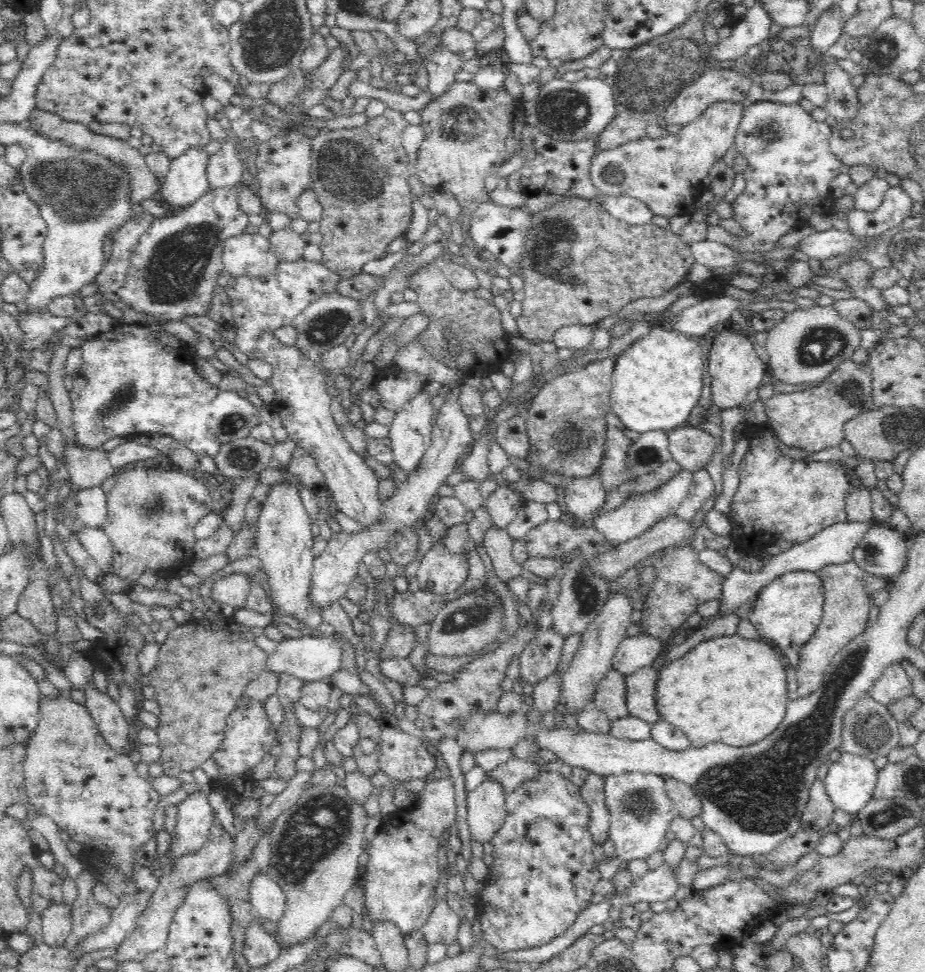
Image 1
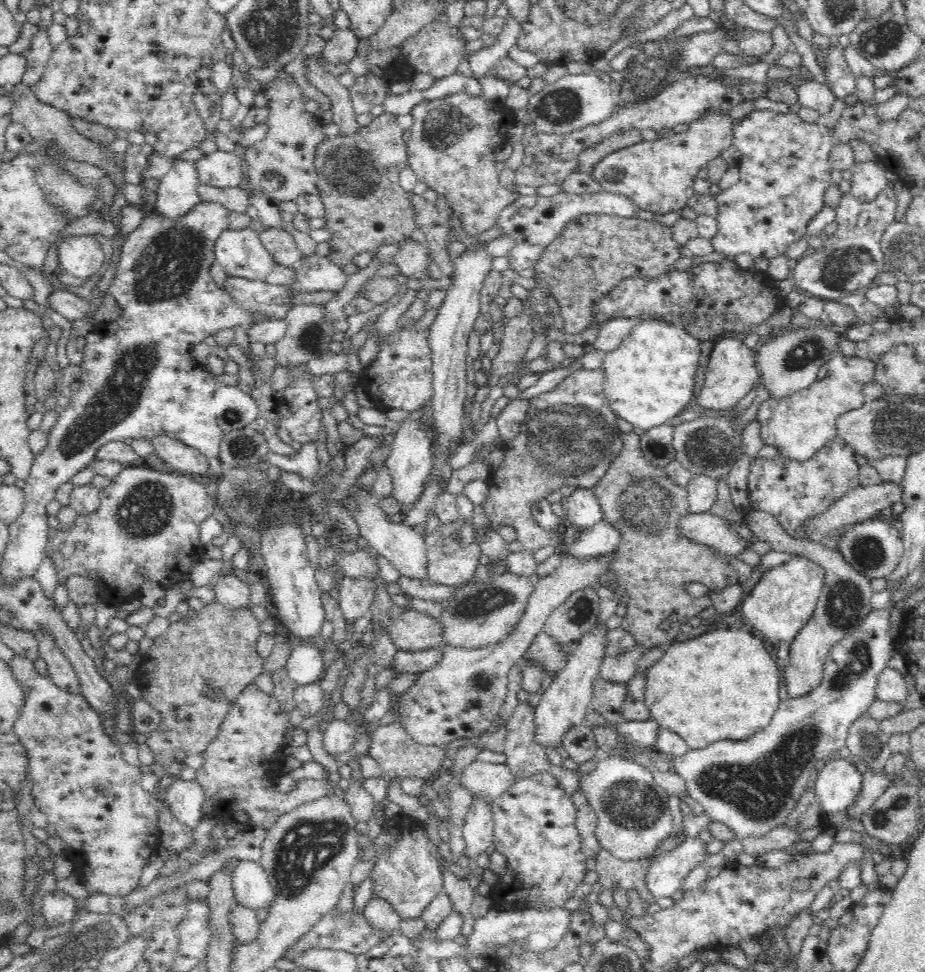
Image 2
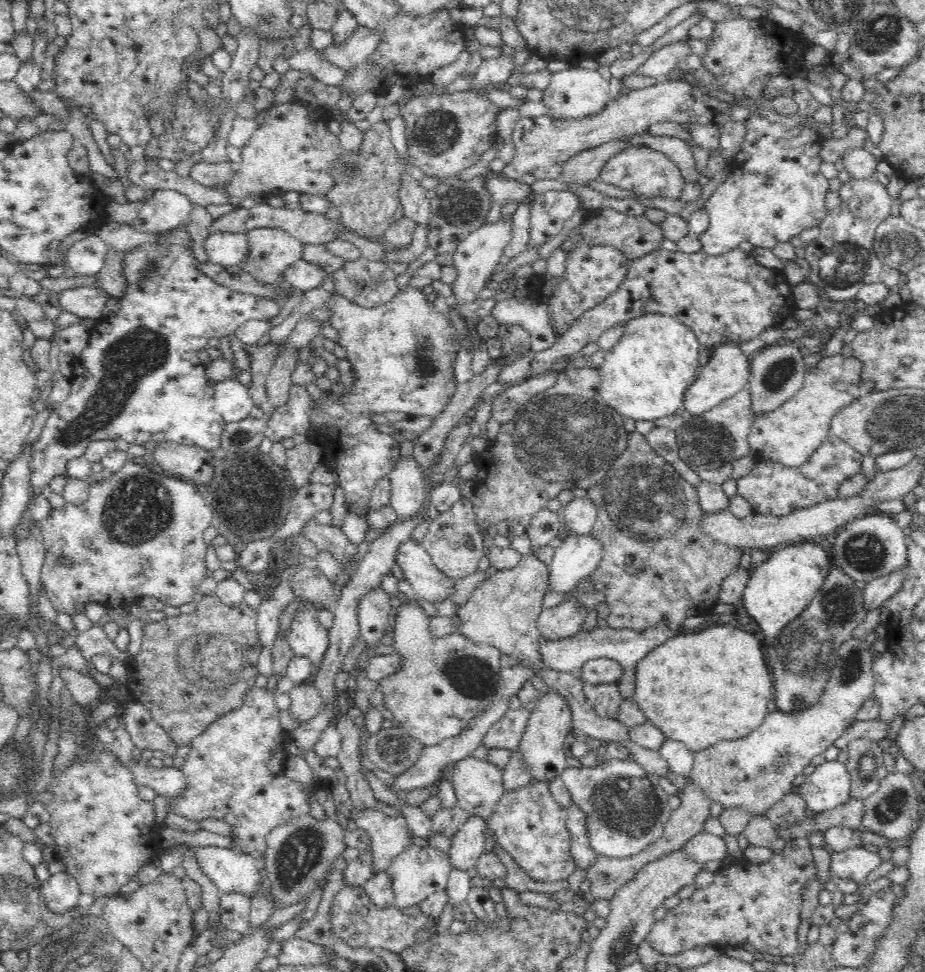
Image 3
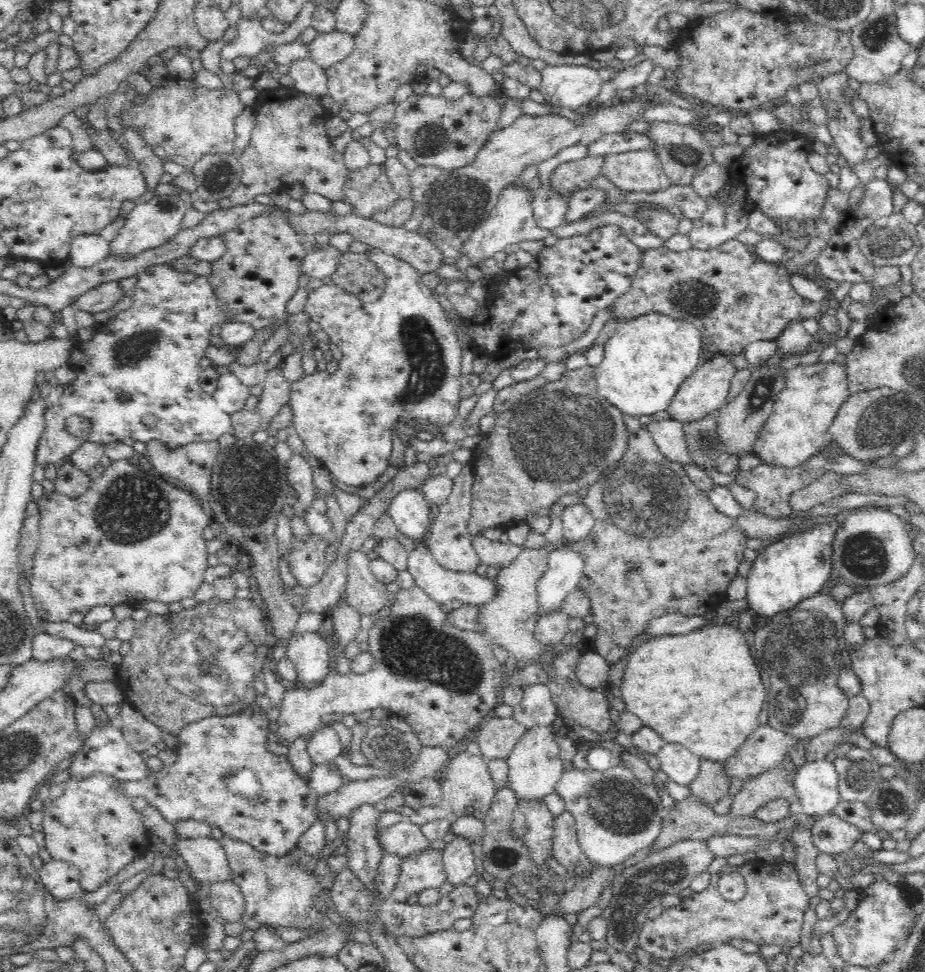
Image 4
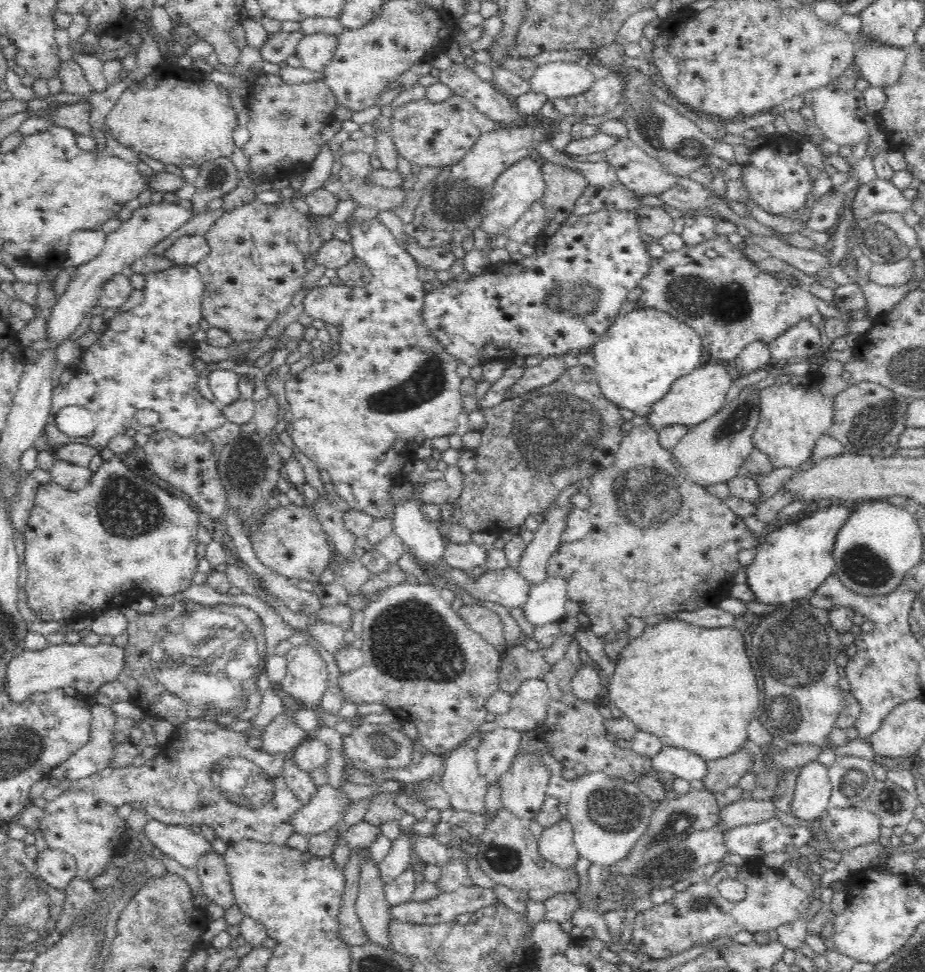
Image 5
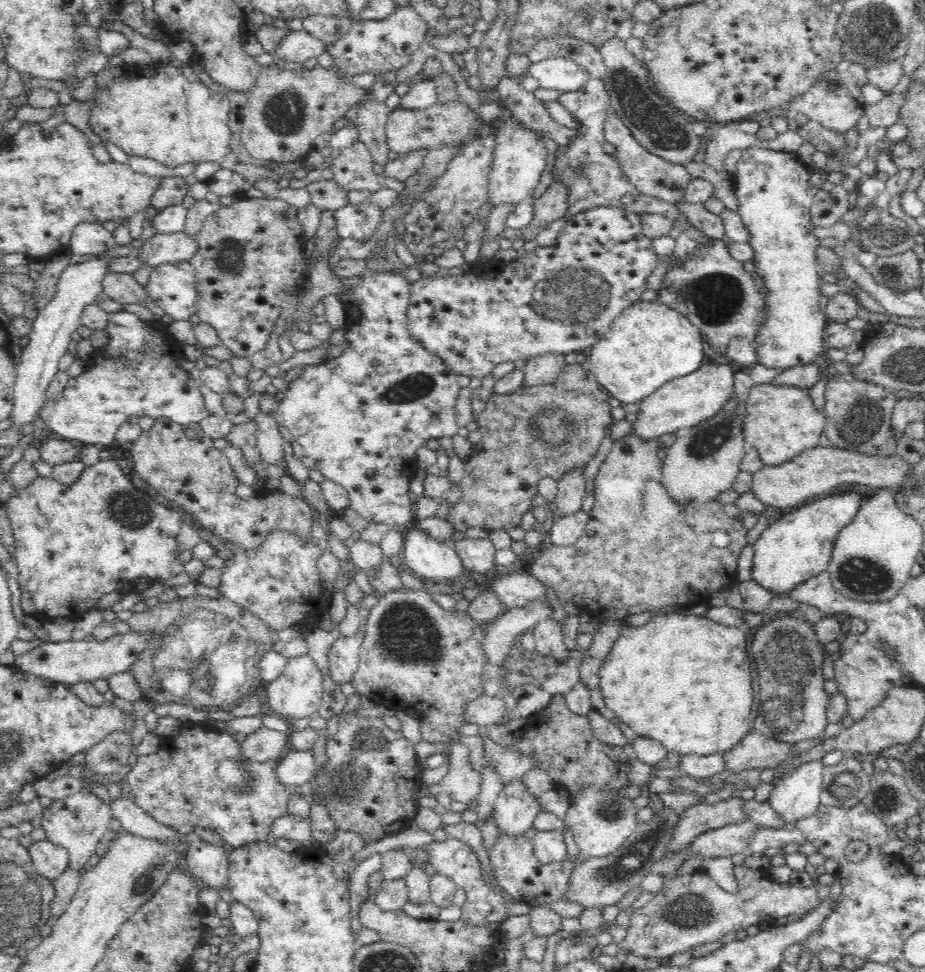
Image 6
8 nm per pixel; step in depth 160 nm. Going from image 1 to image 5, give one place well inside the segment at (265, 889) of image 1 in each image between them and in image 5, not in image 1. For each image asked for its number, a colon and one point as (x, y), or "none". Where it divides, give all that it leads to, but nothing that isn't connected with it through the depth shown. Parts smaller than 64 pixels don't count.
2: (249, 880)
3: (231, 871)
4: (205, 857)
5: (181, 844)

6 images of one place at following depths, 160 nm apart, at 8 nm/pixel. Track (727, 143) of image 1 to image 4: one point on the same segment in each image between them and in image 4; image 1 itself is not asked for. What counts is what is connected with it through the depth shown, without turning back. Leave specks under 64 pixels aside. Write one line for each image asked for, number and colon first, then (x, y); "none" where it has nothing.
2: (657, 175)
3: (645, 171)
4: (637, 170)

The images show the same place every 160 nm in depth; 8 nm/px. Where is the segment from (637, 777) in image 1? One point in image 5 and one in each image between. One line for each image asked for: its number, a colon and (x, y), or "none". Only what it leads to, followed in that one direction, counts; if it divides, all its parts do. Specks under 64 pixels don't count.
2: (633, 816)
3: (626, 811)
4: (615, 815)
5: (607, 816)

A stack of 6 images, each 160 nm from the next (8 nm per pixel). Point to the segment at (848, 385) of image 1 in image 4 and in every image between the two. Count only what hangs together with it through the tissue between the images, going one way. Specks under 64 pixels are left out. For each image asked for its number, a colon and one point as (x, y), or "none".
2: (798, 427)
3: (788, 435)
4: (802, 413)

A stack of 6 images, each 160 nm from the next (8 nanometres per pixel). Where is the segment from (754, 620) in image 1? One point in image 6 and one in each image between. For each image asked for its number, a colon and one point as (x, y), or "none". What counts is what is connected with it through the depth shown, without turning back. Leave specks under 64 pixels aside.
2: (783, 599)
3: (777, 591)
4: (795, 568)
5: (785, 569)
6: (806, 542)

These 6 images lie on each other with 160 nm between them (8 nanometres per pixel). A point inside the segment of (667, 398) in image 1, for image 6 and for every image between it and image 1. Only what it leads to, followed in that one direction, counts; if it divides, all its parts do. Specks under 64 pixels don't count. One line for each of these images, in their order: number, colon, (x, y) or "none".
2: (649, 378)
3: (644, 375)
4: (647, 357)
5: (643, 352)
6: (649, 343)

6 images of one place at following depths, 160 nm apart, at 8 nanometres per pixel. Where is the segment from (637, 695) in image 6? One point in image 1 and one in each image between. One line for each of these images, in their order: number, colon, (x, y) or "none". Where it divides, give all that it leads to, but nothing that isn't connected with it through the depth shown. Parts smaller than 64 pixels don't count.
1: (731, 689)
2: (722, 684)
3: (700, 688)
4: (702, 689)
5: (691, 686)

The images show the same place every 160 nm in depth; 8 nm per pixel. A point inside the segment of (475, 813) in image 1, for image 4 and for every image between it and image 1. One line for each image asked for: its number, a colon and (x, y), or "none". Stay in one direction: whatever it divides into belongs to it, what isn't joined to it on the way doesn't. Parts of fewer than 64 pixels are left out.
2: (478, 833)
3: (467, 843)
4: (458, 865)

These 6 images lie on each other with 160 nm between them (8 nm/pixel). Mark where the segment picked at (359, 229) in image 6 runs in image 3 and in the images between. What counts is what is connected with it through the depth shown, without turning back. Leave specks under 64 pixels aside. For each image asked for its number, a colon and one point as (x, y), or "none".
3: (402, 354)
4: (400, 364)
5: (390, 381)

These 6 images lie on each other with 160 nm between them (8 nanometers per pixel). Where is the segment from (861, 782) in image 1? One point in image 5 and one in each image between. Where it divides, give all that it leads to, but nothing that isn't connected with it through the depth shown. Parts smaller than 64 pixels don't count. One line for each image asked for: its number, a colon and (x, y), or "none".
2: (837, 783)
3: (825, 787)
4: (816, 783)
5: (812, 789)

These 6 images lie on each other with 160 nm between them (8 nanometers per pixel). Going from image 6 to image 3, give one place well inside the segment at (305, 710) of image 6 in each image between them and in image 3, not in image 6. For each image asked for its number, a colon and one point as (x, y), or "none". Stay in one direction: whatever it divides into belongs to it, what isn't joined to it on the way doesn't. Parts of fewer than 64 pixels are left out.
3: (308, 639)
4: (308, 652)
5: (306, 677)

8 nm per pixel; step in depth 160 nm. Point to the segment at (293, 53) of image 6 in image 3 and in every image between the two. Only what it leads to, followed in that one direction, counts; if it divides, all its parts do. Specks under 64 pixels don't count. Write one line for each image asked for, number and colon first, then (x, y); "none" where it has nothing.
3: (345, 55)
4: (327, 49)
5: (315, 50)

